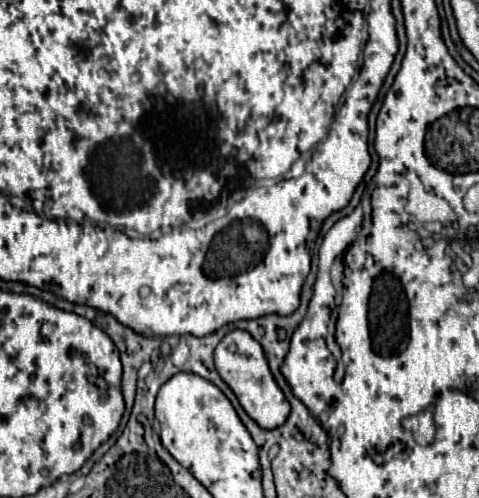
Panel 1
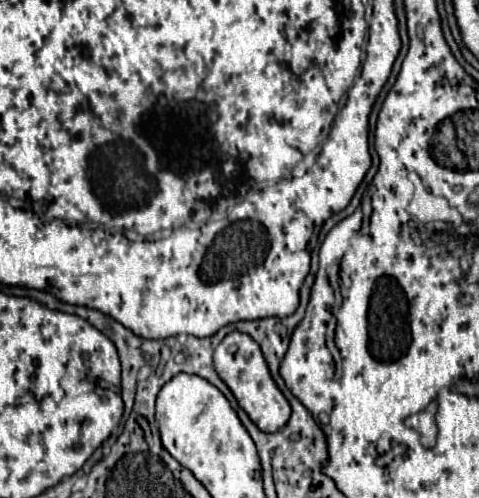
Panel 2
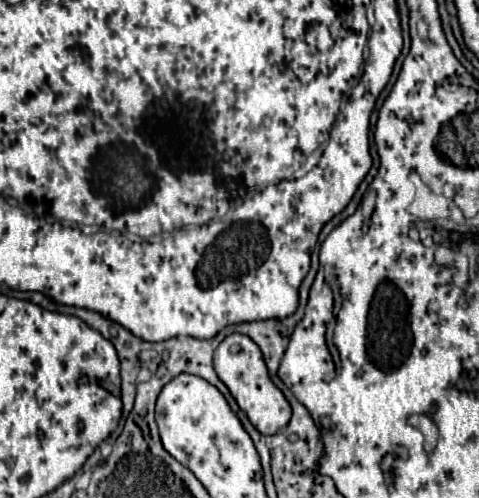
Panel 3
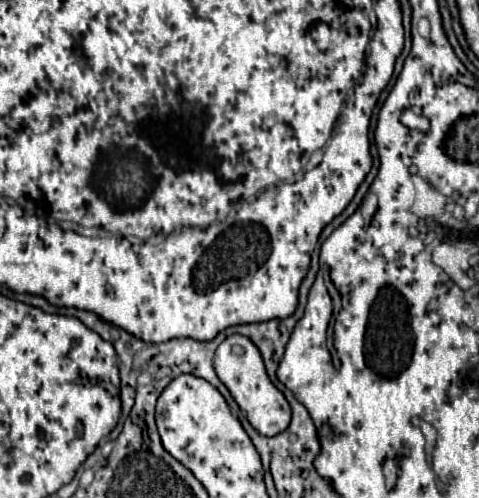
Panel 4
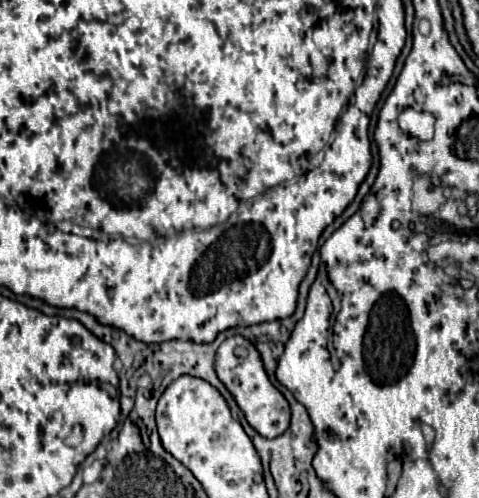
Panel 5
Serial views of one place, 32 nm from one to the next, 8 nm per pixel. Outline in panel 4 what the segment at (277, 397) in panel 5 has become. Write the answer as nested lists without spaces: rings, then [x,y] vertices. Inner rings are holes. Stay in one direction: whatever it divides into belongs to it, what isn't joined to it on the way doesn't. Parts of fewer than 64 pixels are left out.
[[[232,334],[228,336],[216,350],[214,356],[214,370],[218,374],[218,378],[222,380],[222,384],[230,390],[230,394],[234,396],[236,404],[240,406],[240,410],[246,414],[248,422],[262,434],[262,436],[276,436],[282,430],[288,428],[290,424],[290,404],[286,402],[284,394],[270,382],[260,350],[256,348],[256,344],[242,336],[242,334]]]

